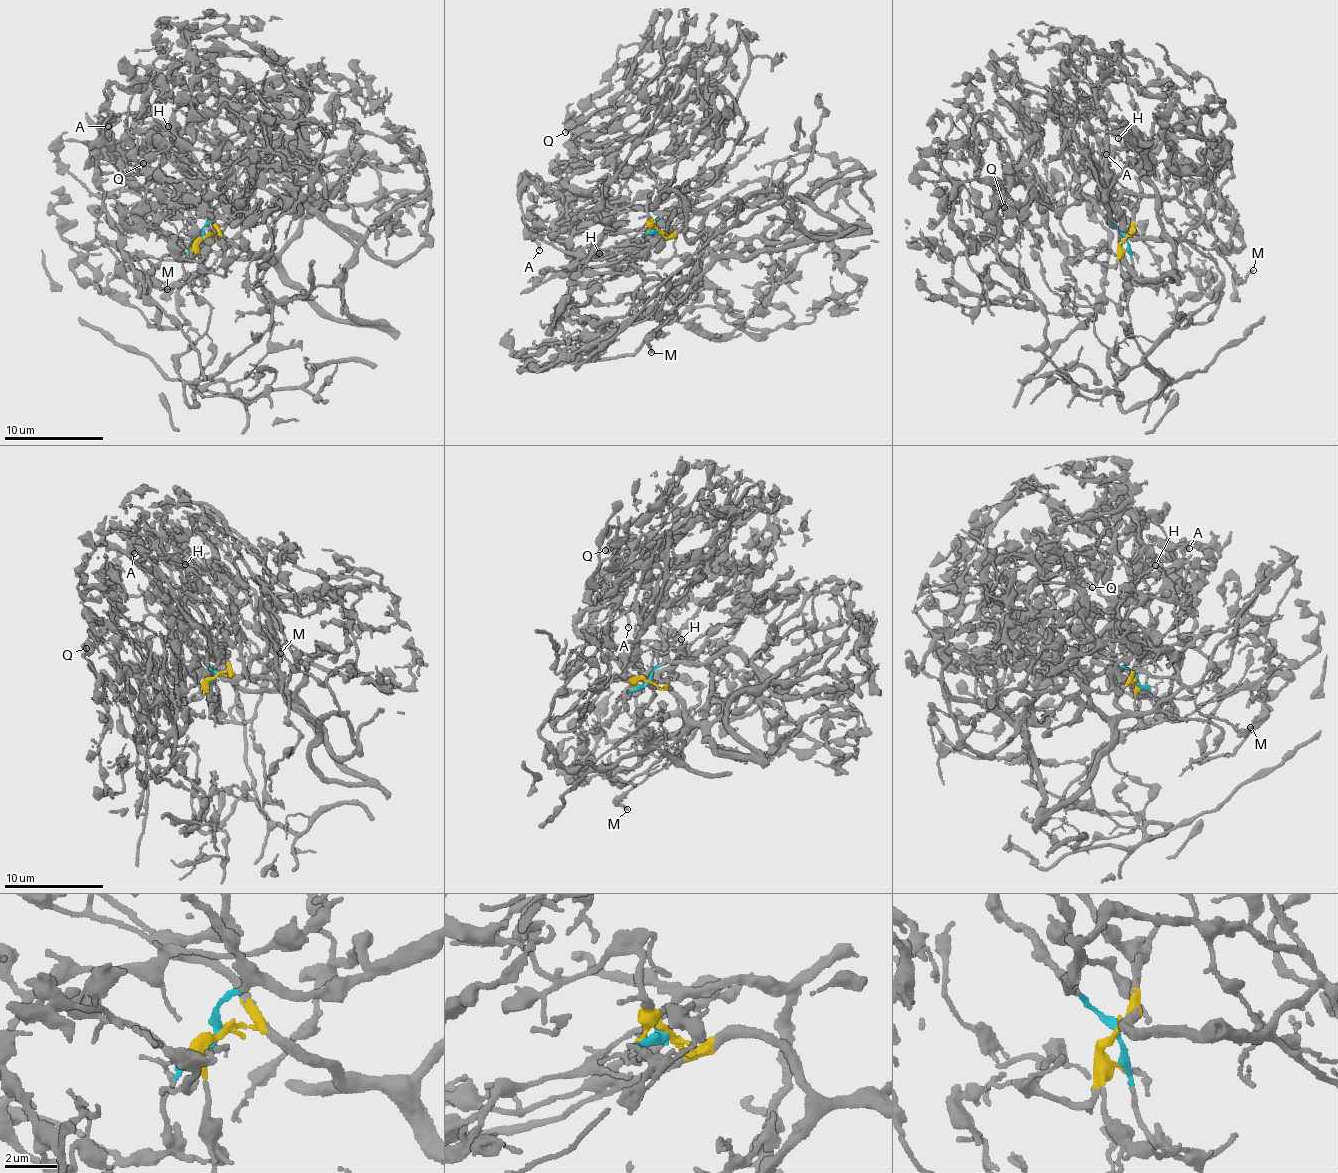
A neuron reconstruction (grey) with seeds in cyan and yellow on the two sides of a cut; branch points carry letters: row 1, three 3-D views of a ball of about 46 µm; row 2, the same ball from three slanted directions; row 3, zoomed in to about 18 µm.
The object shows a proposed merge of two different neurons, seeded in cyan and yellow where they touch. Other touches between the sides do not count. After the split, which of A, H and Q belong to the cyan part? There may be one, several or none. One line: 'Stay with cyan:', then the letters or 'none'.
Stay with cyan: none

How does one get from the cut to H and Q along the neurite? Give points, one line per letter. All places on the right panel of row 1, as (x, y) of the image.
H: (1126, 239), (1181, 239), (1200, 222), (1168, 126), (1151, 150), (1119, 139)
Q: (1126, 239), (1113, 264), (1064, 253), (1023, 172), (951, 202), (936, 183), (994, 223), (996, 185), (1004, 207)

